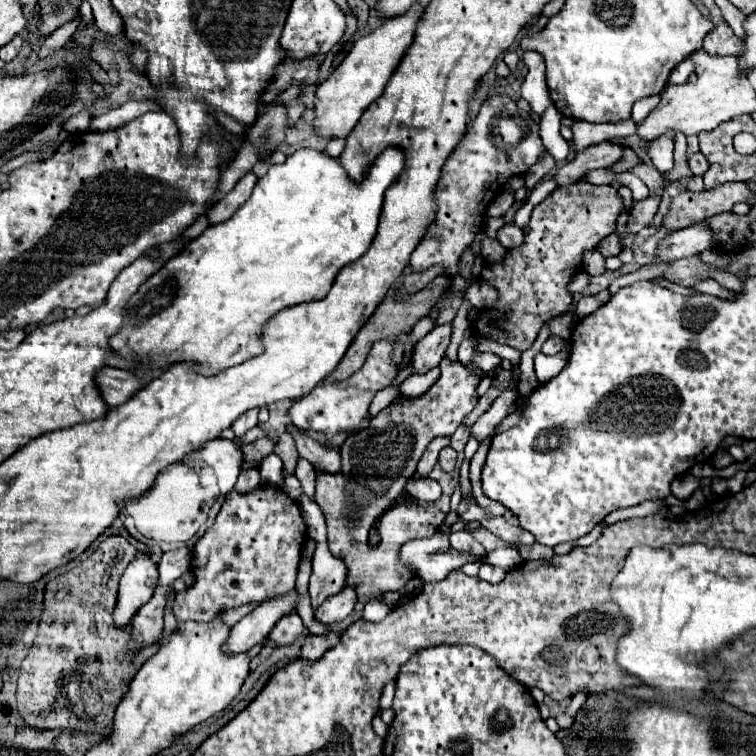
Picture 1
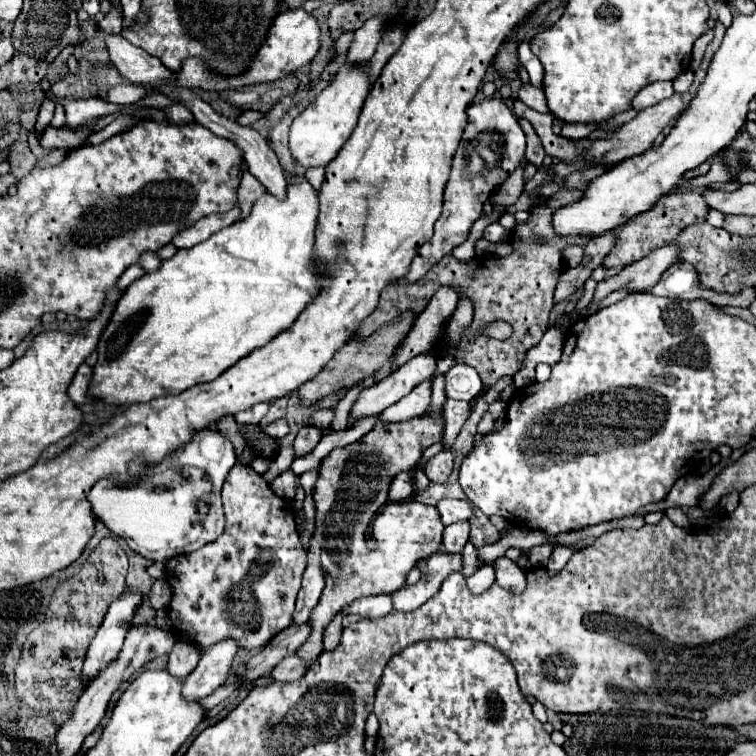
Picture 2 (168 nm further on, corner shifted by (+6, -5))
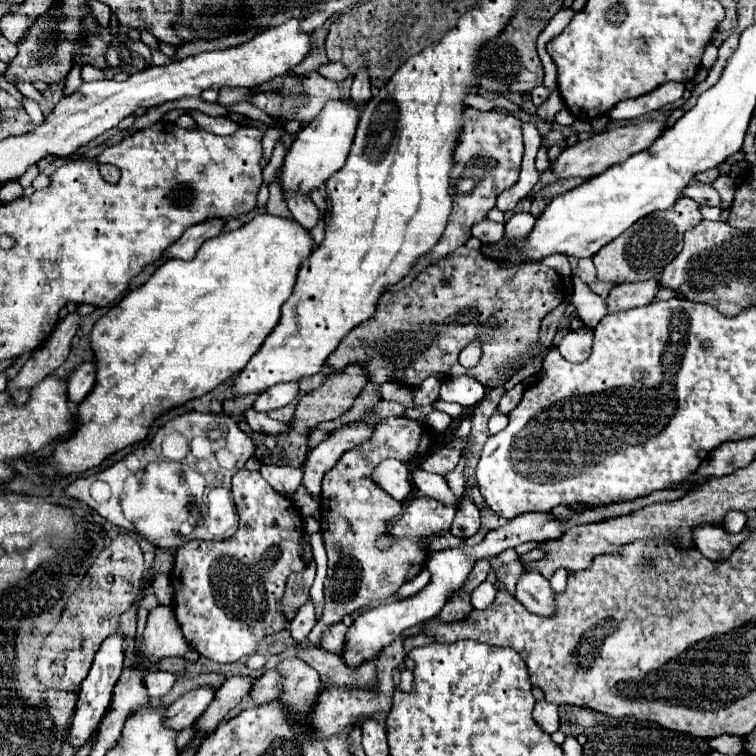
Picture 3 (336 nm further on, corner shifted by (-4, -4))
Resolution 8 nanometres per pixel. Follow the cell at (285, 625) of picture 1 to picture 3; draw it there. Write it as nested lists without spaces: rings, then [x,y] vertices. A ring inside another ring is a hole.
[[[246,468],[232,478],[232,494],[240,516],[238,530],[226,540],[184,542],[176,552],[172,570],[172,586],[176,592],[174,614],[182,628],[182,634],[190,648],[218,664],[232,664],[254,654],[260,640],[284,628],[286,618],[280,610],[280,600],[284,594],[286,578],[306,568],[300,548],[304,522],[300,510],[292,504],[292,500],[278,492],[272,492],[272,486],[260,476],[260,472],[250,472]]]

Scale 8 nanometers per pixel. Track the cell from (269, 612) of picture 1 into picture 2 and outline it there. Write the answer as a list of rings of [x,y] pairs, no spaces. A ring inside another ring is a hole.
[[[222,639],[206,649],[196,669],[186,677],[182,691],[184,697],[198,701],[208,697],[216,687],[220,687],[226,681],[232,669],[232,661],[240,649],[242,647],[234,639]]]

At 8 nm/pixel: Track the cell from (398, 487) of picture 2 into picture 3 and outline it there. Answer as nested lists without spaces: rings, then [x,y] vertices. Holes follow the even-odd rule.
[[[394,458],[382,460],[378,464],[378,468],[372,472],[372,482],[396,500],[404,500],[412,490],[408,468],[404,466],[404,462],[394,460]]]

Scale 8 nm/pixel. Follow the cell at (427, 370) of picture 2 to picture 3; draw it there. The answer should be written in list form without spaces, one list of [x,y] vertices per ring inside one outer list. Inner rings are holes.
[[[350,424],[342,426],[332,432],[332,436],[324,442],[320,442],[306,458],[304,462],[304,478],[302,486],[310,496],[320,496],[320,484],[328,470],[334,468],[336,460],[356,444],[368,440],[372,436],[374,428],[366,424]]]

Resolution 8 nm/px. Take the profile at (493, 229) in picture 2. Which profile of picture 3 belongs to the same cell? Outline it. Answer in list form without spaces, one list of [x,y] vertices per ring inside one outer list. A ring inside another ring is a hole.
[[[482,220],[480,224],[474,224],[472,236],[478,238],[482,244],[496,244],[504,236],[504,224],[498,224],[492,220]]]

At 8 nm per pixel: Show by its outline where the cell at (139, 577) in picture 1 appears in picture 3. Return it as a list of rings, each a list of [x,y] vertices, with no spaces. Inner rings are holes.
[[[112,634],[108,640],[104,640],[104,644],[100,646],[100,650],[96,652],[94,664],[90,668],[90,674],[86,676],[86,680],[80,684],[80,692],[78,692],[78,702],[76,702],[76,712],[72,716],[70,722],[70,730],[68,730],[68,740],[72,740],[72,744],[76,744],[76,750],[80,746],[84,746],[92,734],[98,730],[98,724],[104,716],[104,712],[110,706],[112,700],[112,690],[114,684],[120,678],[120,672],[124,668],[124,652],[122,652],[122,636],[120,634]]]

